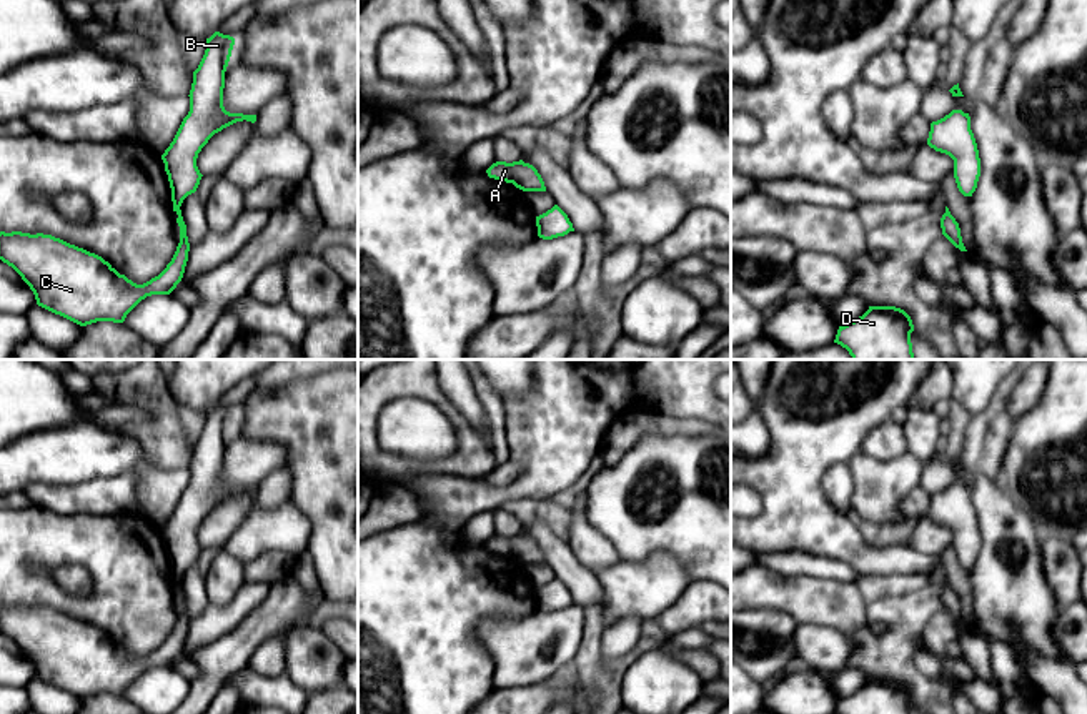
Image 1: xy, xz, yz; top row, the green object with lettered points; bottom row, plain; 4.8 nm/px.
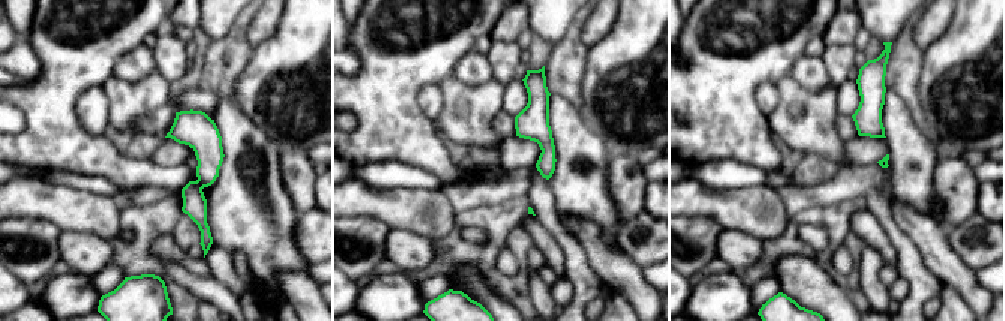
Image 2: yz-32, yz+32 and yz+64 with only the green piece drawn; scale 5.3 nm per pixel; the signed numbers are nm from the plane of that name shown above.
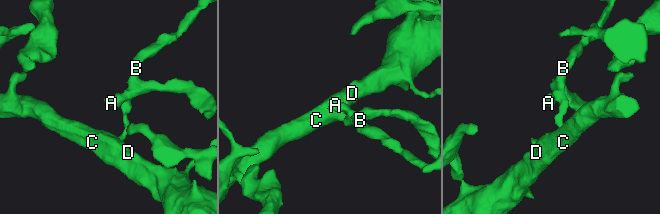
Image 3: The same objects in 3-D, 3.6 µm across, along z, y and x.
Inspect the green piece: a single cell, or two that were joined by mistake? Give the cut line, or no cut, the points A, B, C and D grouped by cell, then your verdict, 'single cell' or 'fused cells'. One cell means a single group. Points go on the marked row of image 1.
xy (195, 162), (187, 167), (185, 173), (168, 177) | A B / C D | fused cells

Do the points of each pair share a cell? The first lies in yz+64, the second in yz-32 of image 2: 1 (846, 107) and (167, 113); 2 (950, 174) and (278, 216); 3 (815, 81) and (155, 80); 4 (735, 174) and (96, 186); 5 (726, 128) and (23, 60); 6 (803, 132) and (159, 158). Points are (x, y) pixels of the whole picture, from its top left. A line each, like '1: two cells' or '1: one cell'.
1: two cells
2: two cells
3: two cells
4: one cell
5: two cells
6: two cells

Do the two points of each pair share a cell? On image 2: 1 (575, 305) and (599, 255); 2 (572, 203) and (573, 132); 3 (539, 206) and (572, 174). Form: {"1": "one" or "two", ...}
{"1": "two", "2": "one", "3": "two"}

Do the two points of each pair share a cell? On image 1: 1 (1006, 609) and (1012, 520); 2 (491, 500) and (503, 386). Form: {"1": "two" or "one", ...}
{"1": "one", "2": "two"}

